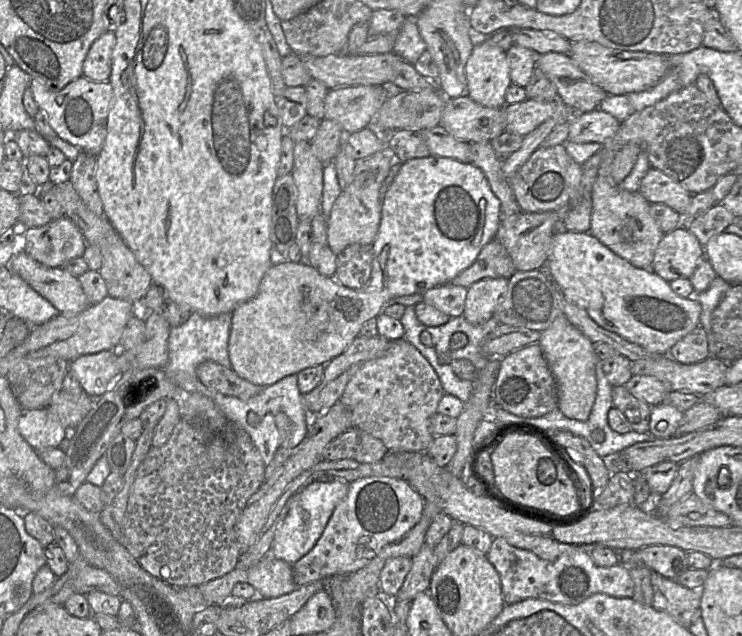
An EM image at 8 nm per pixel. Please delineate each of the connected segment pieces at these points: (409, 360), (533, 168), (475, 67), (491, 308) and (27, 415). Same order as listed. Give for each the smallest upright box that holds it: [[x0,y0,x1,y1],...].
[[339,338,444,452],[508,145,592,232],[465,38,512,108],[462,278,507,325],[18,407,67,452]]

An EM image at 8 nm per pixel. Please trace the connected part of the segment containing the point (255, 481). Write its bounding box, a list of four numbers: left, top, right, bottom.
[120,419,265,586]

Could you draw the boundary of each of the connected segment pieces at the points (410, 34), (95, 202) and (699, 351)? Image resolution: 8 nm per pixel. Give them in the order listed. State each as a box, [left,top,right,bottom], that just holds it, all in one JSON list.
[[392,17,426,65],[70,151,104,216],[669,325,710,364]]

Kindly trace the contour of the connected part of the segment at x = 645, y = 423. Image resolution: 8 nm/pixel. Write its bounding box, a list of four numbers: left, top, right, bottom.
[612,386,651,431]

